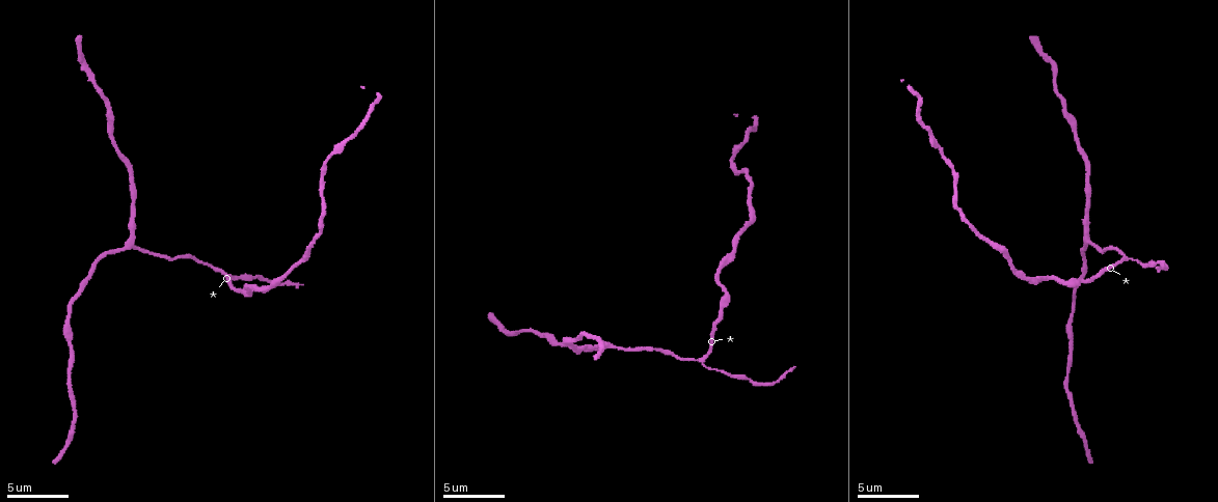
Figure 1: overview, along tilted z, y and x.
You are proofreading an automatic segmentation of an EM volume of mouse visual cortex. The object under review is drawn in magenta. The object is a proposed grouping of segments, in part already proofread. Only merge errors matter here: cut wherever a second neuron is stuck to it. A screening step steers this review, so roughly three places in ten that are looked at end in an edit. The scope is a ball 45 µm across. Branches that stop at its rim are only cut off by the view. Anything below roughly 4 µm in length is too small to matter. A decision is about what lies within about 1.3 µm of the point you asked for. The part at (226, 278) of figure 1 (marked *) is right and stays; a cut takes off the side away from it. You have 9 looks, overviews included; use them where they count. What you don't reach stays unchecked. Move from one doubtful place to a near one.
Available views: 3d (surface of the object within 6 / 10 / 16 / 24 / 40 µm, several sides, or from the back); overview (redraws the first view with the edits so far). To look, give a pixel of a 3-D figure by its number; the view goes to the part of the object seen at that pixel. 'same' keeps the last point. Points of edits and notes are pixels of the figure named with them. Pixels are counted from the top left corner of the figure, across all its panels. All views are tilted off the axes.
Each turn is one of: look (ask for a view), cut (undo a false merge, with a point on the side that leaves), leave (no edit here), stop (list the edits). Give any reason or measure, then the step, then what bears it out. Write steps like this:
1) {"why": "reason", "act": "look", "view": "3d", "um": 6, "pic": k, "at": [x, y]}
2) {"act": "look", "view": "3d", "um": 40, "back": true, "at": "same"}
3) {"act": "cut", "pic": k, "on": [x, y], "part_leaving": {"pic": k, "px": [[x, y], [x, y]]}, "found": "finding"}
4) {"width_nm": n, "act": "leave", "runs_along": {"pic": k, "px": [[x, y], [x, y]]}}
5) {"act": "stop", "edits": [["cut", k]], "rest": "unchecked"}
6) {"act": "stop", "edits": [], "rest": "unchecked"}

{"why": "small branch off a trunk", "act": "look", "view": "3d", "um": 16, "pic": 1, "at": [1124, 258]}

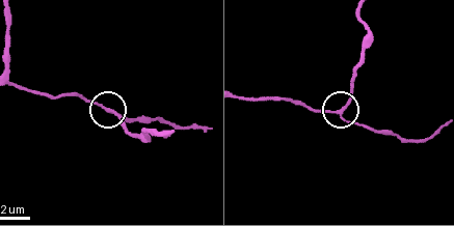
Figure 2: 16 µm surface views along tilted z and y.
{"arms": 3, "act": "leave", "found": "one neuron here"}

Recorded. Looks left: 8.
{"why": "branch point", "act": "look", "view": "3d", "um": 16, "pic": 1, "at": [1084, 242]}

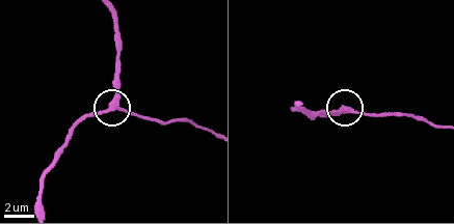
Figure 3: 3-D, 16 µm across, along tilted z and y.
{"act": "leave", "runs_along": {"pic": 3, "px": [[211, 130], [115, 110], [119, 64]]}, "found": "all the same neuron"}

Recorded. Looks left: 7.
{"act": "look", "view": "3d", "um": 10, "pic": 1, "at": [1076, 292]}

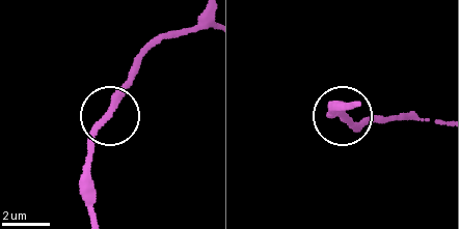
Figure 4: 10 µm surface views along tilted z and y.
{"act": "look", "view": "3d", "um": 6, "pic": 4, "at": [106, 115]}

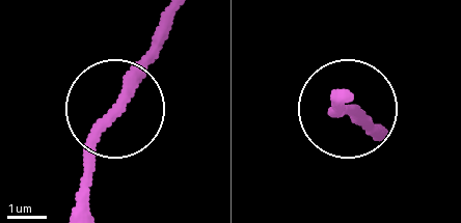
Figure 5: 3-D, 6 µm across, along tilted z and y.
{"act": "leave", "found": "continuous, no second neuron"}

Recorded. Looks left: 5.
{"act": "look", "view": "3d", "um": 6, "pic": 1, "at": [941, 149]}

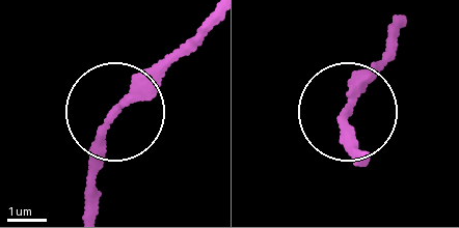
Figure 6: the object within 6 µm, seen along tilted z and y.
{"act": "leave", "runs_along": {"pic": 6, "px": [[88, 210], [105, 118], [183, 50]]}, "found": "continuous, no second neuron"}

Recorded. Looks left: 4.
{"act": "stop", "edits": [], "rest": "unchecked"}

